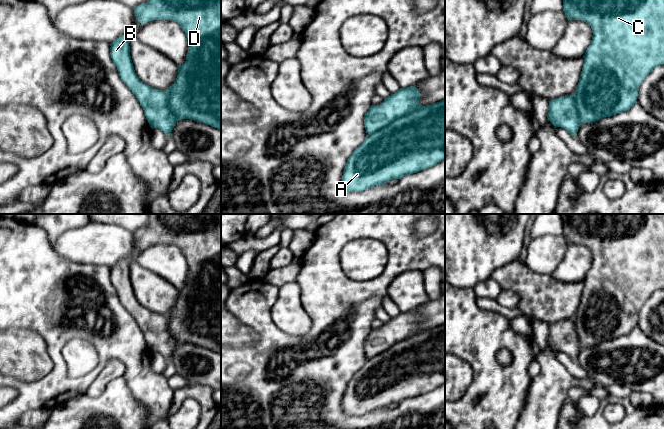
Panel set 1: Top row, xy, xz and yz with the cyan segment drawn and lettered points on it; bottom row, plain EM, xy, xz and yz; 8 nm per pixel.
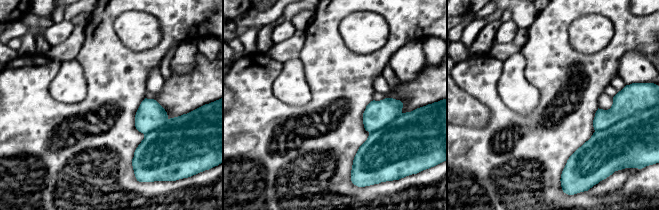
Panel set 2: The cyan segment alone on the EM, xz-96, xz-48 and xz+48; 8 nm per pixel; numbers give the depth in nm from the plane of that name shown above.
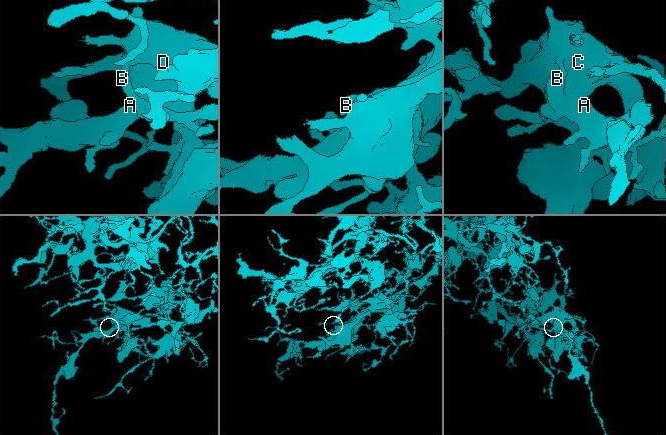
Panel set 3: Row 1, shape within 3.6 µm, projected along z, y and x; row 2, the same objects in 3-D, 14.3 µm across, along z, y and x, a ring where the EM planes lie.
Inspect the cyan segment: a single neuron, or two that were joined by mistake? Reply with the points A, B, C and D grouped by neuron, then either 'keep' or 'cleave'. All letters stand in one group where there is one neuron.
A B C D; keep

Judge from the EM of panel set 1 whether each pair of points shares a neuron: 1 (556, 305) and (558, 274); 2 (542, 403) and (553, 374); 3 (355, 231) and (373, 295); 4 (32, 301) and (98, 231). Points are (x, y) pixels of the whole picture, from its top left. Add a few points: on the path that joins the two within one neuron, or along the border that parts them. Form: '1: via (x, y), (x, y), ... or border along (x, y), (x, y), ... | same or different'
1: border along (550, 275), (564, 282), (579, 282), (582, 280) | different
2: via (545, 396), (553, 381) | same
3: via (334, 247), (333, 272), (352, 291) | same
4: border along (51, 246), (64, 258), (75, 262), (93, 264) | different

